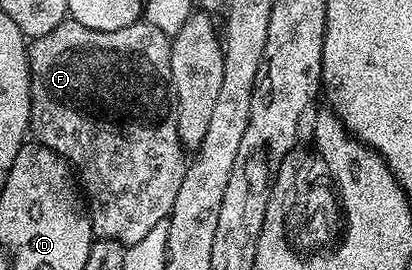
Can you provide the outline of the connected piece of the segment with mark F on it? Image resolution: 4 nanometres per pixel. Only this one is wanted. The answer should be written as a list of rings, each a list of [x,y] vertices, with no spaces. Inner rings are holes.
[[[70,17],[60,23],[58,29],[50,29],[50,33],[46,33],[28,43],[28,64],[30,65],[30,77],[32,78],[30,81],[31,134],[45,147],[49,147],[54,153],[58,153],[63,159],[67,159],[71,163],[73,172],[78,176],[83,198],[86,200],[88,216],[92,219],[93,236],[96,239],[113,239],[123,243],[125,248],[128,249],[139,245],[143,239],[147,239],[150,229],[154,229],[154,225],[167,220],[174,205],[174,197],[178,197],[178,189],[182,189],[186,151],[180,145],[174,100],[170,90],[172,81],[172,74],[170,73],[171,48],[169,36],[164,35],[154,25],[145,21],[137,21],[126,25],[126,29],[95,31],[94,29],[86,29],[86,25],[82,25]]]

